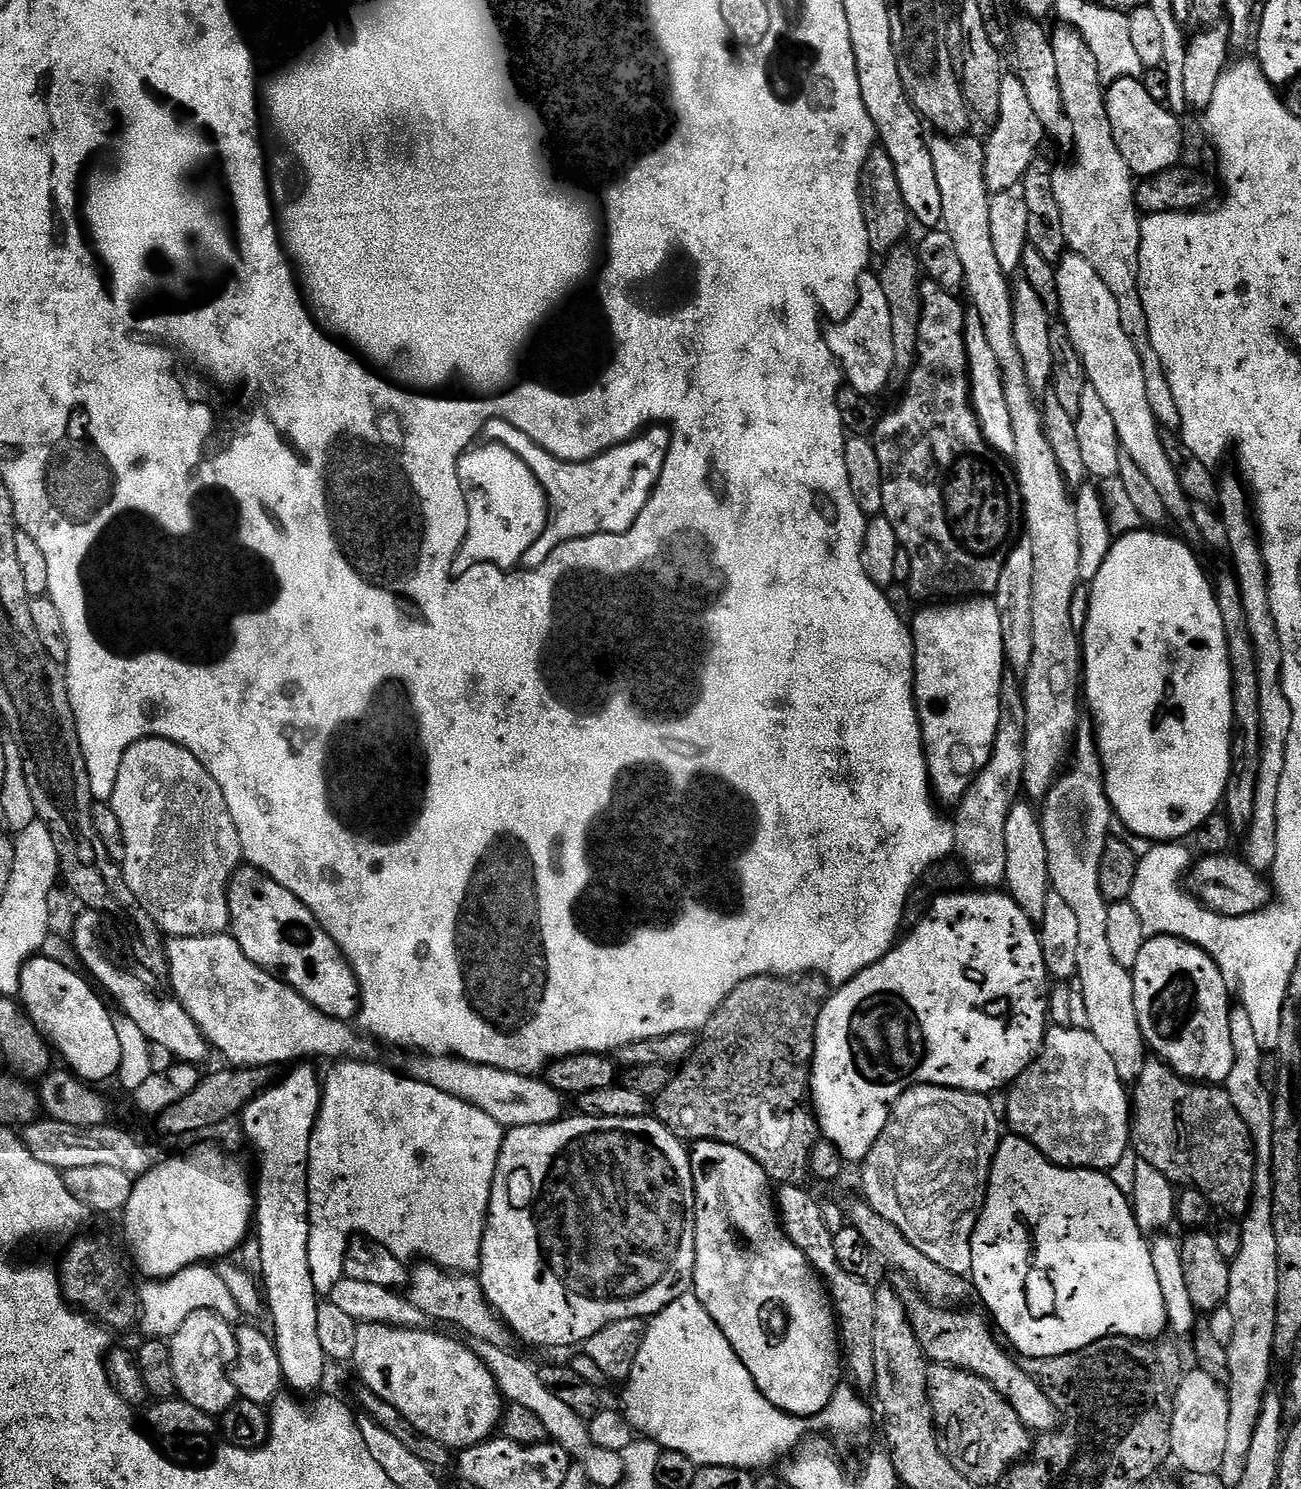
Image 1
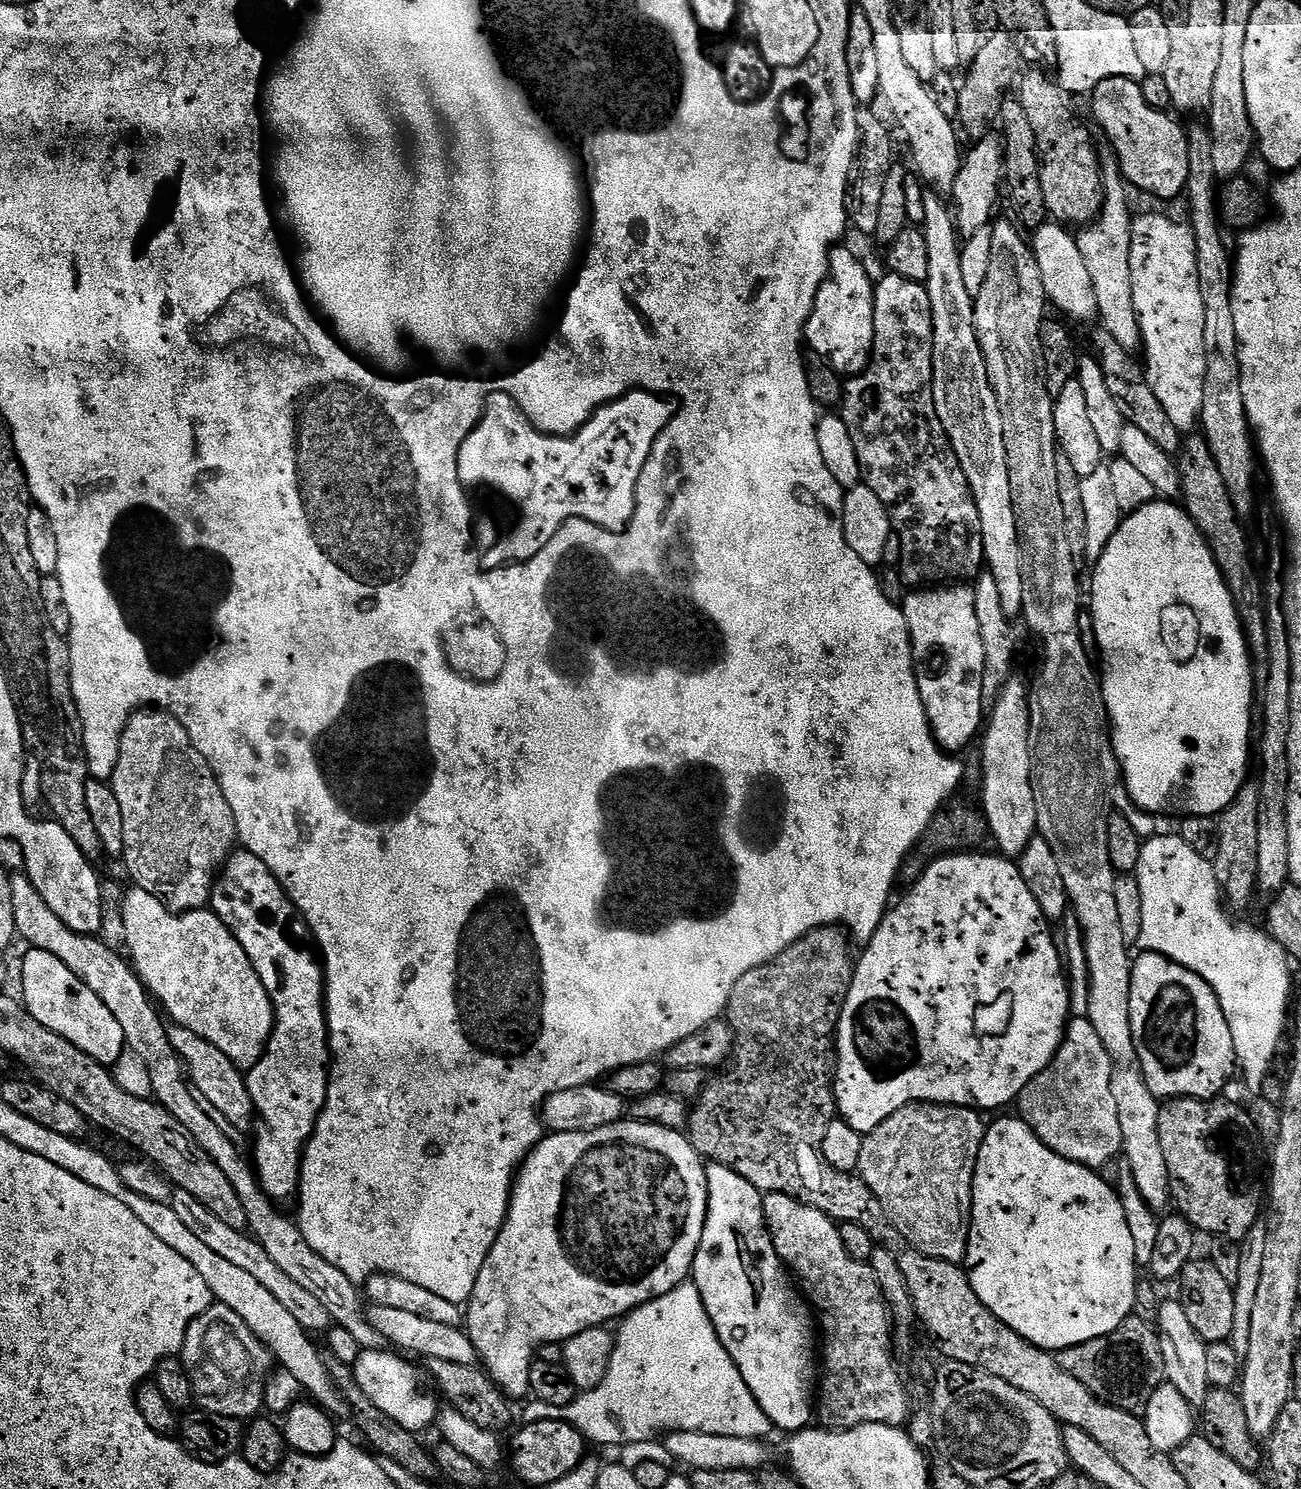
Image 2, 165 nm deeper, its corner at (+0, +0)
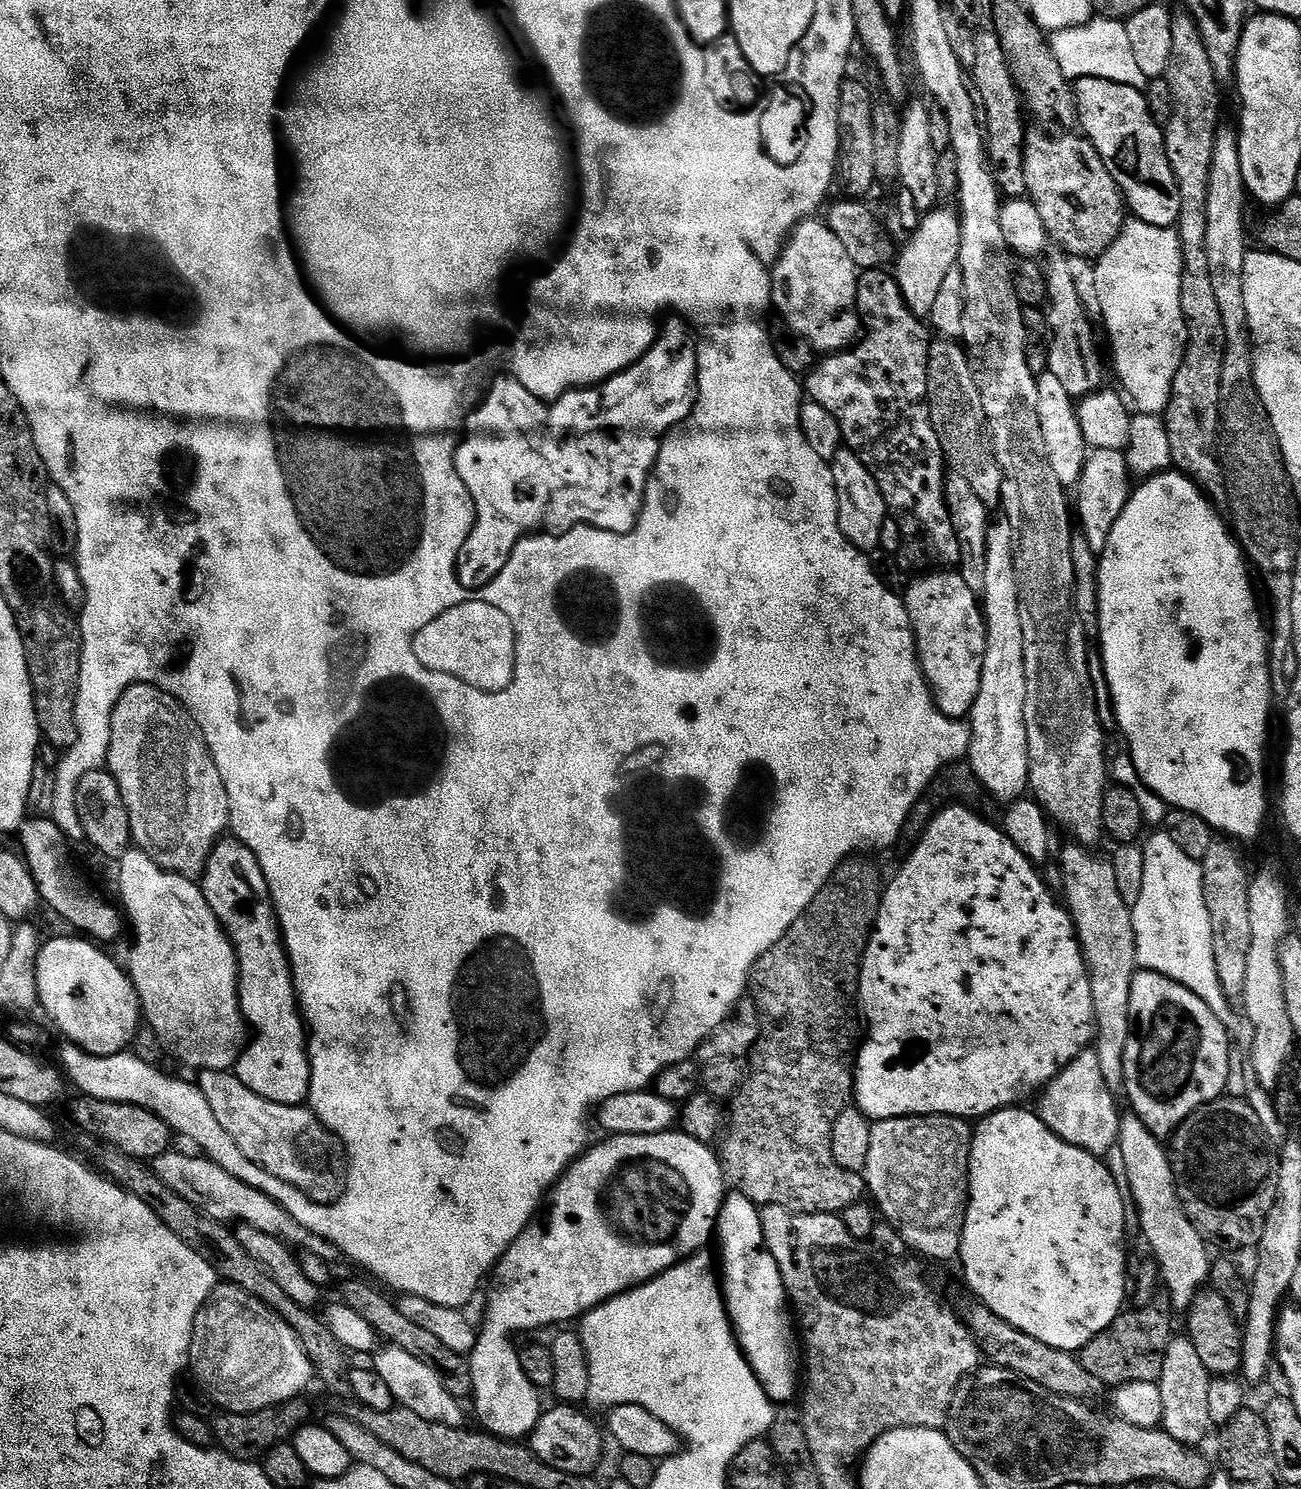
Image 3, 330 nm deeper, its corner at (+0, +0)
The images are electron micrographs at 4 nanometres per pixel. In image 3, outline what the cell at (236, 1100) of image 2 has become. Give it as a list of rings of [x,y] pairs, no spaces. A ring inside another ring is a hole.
[[[235,1071],[199,1073],[198,1085],[219,1125],[251,1162],[282,1182],[294,1186],[301,1197],[315,1204],[333,1204],[344,1191],[348,1170],[345,1150],[338,1137],[315,1116],[311,1107],[270,1102],[237,1078]]]

